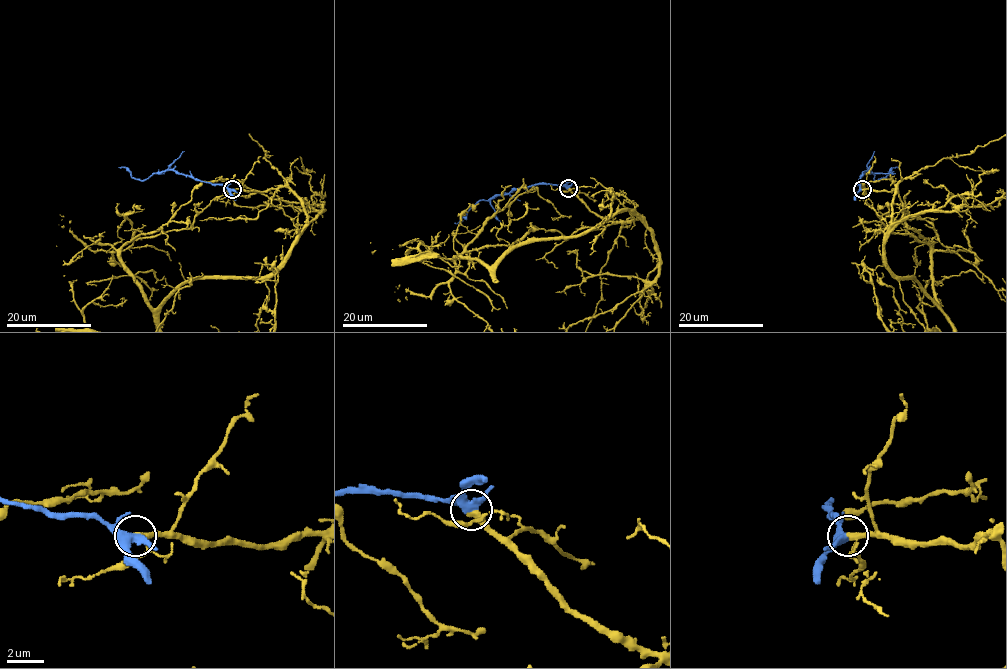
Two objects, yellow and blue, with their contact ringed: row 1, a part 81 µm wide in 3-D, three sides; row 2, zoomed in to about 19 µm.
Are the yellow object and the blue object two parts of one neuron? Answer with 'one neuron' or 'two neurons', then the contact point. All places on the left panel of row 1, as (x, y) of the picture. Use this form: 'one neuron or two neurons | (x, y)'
one neuron | (232, 189)

